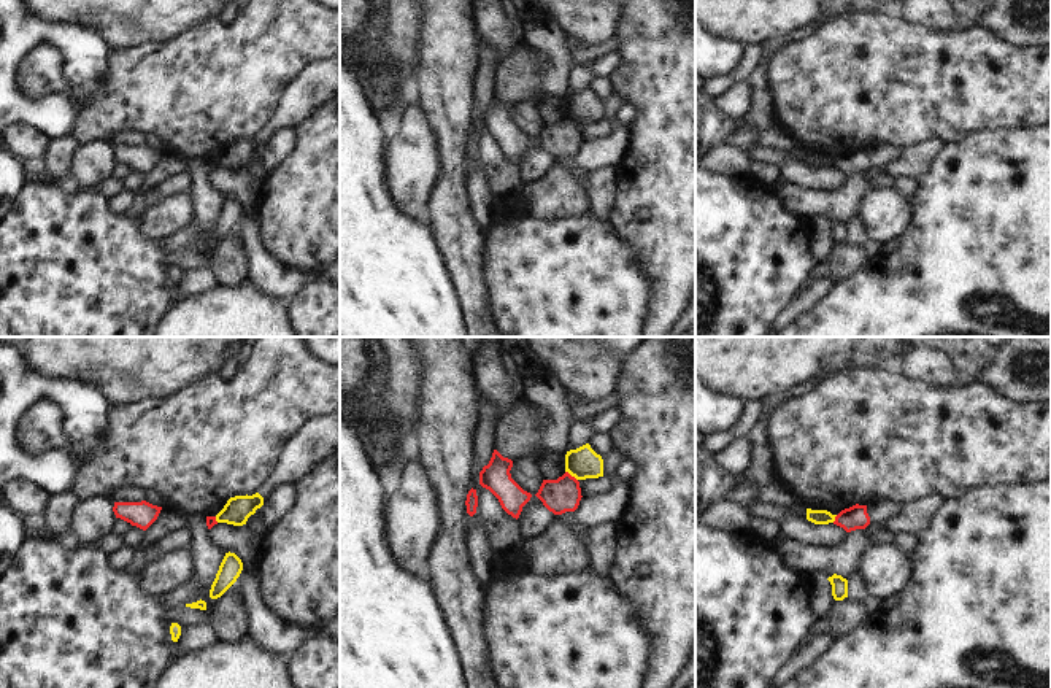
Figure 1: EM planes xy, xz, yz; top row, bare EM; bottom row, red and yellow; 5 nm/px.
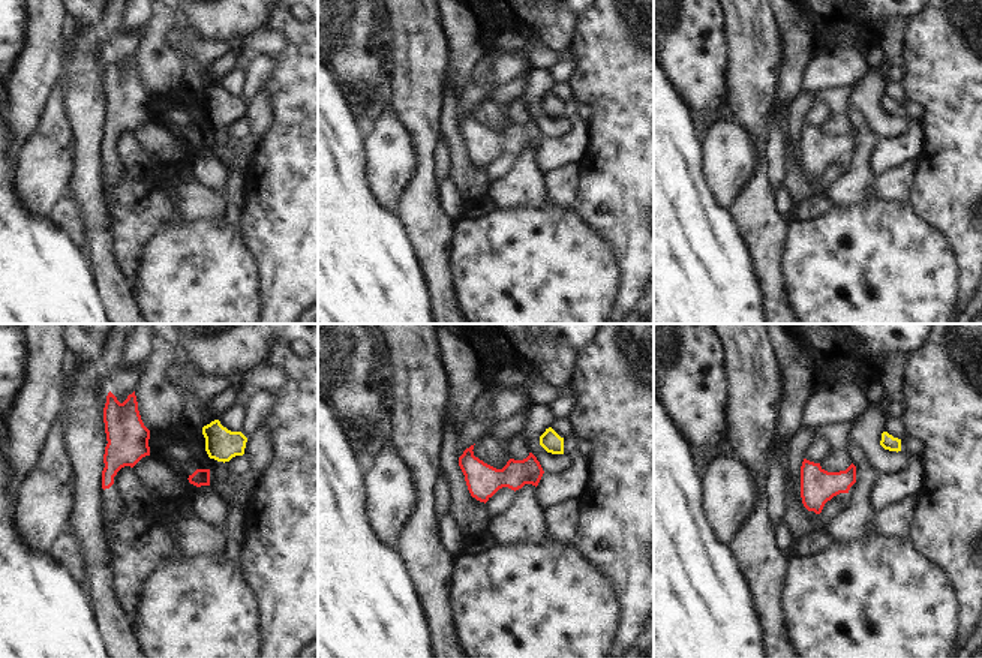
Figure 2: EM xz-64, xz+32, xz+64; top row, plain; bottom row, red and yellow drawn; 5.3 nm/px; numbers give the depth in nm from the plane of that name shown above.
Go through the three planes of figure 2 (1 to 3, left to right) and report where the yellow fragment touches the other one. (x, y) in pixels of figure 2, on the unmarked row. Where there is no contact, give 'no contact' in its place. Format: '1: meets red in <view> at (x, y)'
1: no contact
2: no contact
3: no contact

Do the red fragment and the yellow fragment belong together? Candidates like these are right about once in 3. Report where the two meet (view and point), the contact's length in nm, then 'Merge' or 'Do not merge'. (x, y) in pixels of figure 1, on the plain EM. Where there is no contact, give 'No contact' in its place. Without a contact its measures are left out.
Touches red at xz (570, 119). Shared border 80 nm. Do not merge.

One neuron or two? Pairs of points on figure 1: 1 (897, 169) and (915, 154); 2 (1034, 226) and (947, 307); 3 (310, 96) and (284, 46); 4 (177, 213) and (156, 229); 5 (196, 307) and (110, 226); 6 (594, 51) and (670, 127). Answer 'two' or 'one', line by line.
1: one
2: one
3: two
4: one
5: two
6: two

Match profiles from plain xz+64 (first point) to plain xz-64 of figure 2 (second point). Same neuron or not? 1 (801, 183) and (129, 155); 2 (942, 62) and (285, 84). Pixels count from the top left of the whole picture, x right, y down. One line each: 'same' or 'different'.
1: same
2: same

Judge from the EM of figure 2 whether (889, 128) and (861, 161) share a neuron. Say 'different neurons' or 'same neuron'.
different neurons

